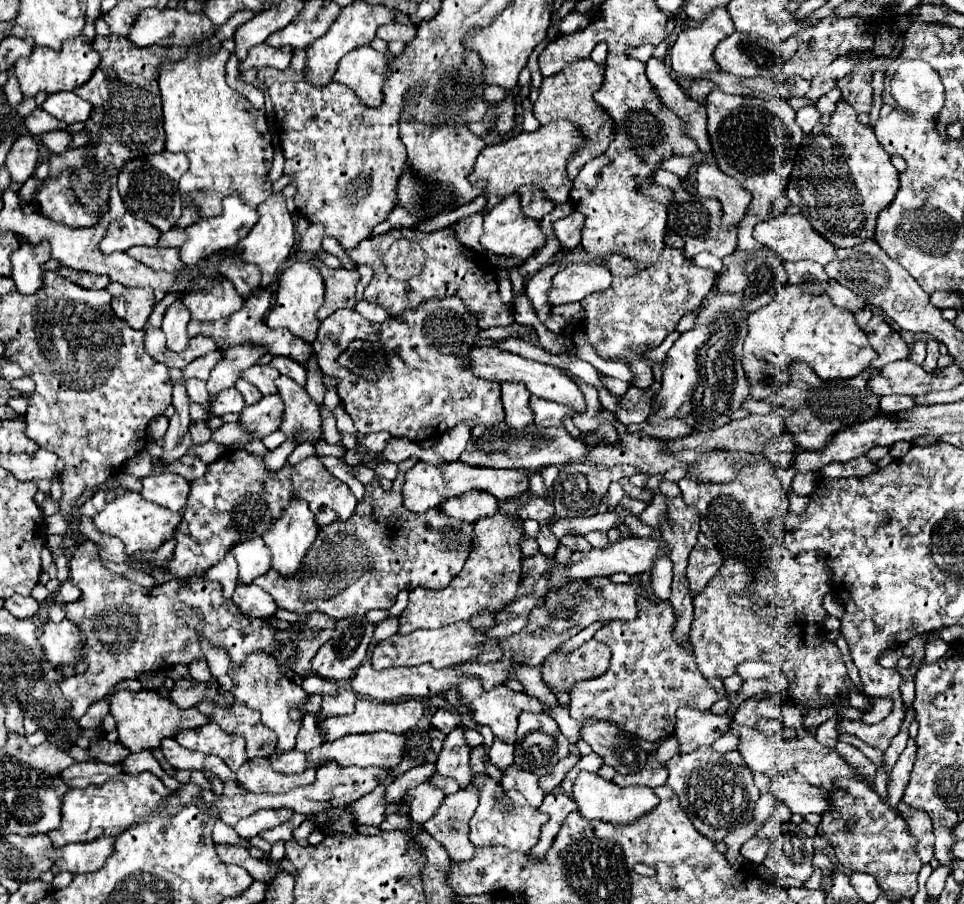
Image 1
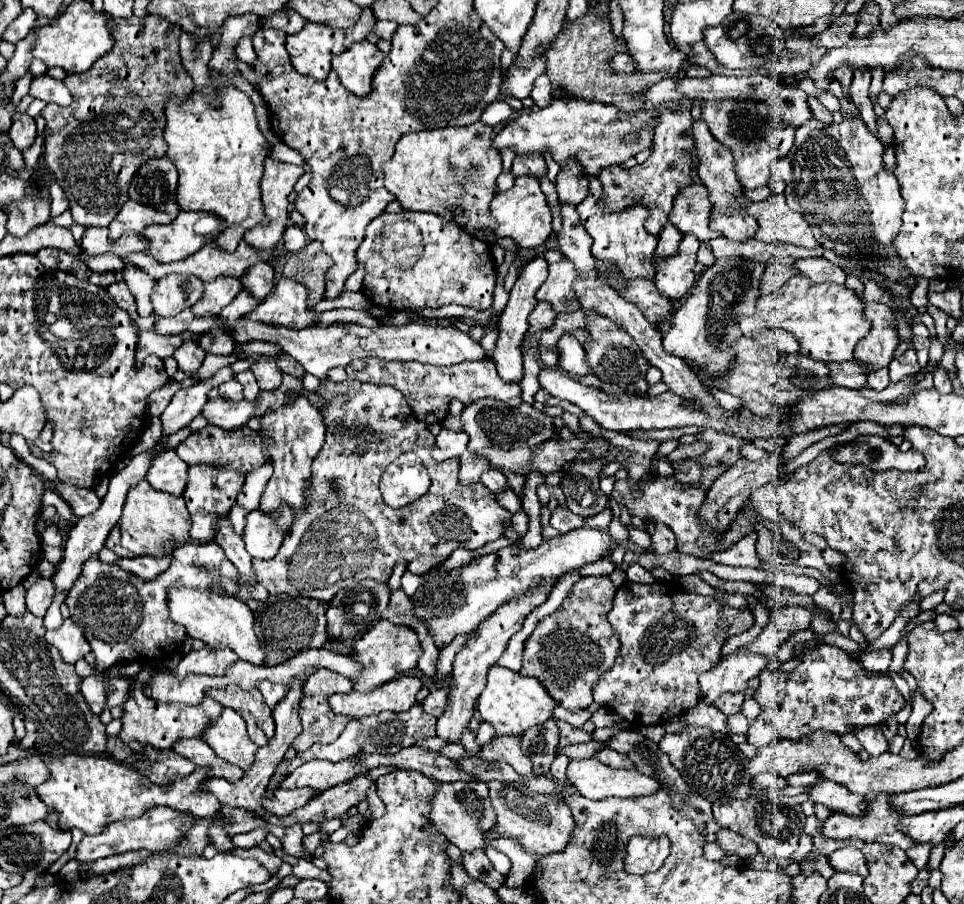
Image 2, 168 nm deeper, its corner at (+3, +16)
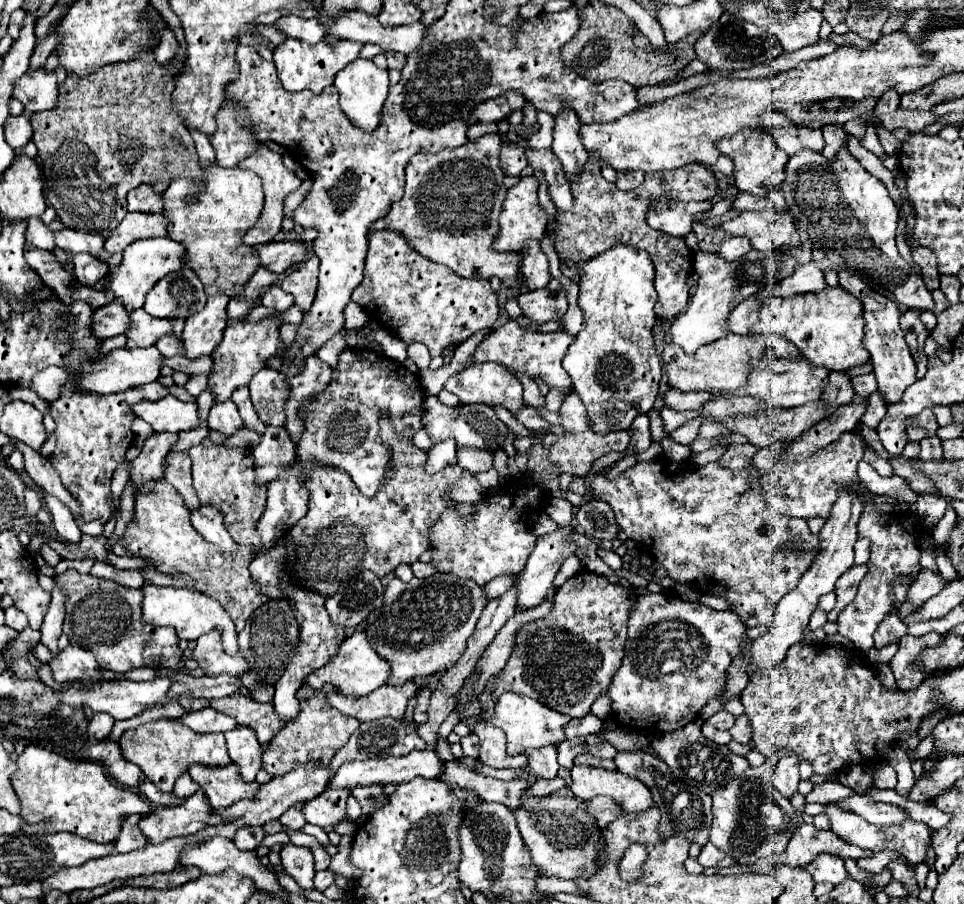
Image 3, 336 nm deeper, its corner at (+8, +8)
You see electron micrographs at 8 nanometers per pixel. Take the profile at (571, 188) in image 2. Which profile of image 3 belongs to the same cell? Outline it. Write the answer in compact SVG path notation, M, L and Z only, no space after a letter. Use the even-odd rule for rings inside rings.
M564 110L554 116L554 142L552 142L552 152L558 156L562 162L562 168L566 172L566 178L572 182L572 176L578 176L588 160L588 152L582 146L580 140L580 120L576 112Z

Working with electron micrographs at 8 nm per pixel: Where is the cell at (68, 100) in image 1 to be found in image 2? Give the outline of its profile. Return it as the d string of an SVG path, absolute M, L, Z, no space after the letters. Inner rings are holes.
M47 74L43 76L37 76L33 78L31 82L31 92L29 92L33 98L39 98L43 102L55 102L59 106L69 106L73 102L71 98L71 92L67 90L67 86L63 84L63 80L55 80Z

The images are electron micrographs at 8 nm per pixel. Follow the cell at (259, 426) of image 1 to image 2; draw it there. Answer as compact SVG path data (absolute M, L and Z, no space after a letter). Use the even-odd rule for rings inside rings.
M225 398L209 400L203 408L205 418L209 424L215 424L225 430L237 430L243 428L253 416L259 406L259 398L249 402L249 400L239 400L239 402L229 402Z

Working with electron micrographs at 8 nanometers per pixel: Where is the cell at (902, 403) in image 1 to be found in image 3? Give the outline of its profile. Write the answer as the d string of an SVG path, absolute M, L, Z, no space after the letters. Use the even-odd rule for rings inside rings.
M870 372L870 374L862 374L862 376L856 376L856 378L852 378L852 388L854 388L854 392L856 394L860 394L860 396L870 396L870 394L874 394L876 392L876 378L874 378L874 374Z

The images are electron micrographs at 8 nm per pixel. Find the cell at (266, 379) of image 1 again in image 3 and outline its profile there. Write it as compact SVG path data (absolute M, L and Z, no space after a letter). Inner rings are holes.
M264 368L252 378L248 388L250 388L252 404L254 404L260 420L264 424L284 426L286 424L284 404L290 396L290 386L284 380L284 376L278 374L276 370Z

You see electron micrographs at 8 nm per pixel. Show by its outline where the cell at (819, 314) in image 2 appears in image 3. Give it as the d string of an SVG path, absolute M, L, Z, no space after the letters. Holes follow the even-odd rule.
M826 286L818 294L796 294L792 298L772 296L760 306L760 320L752 326L752 334L778 334L790 340L812 364L828 370L848 370L870 360L870 352L862 344L862 302L840 286Z

